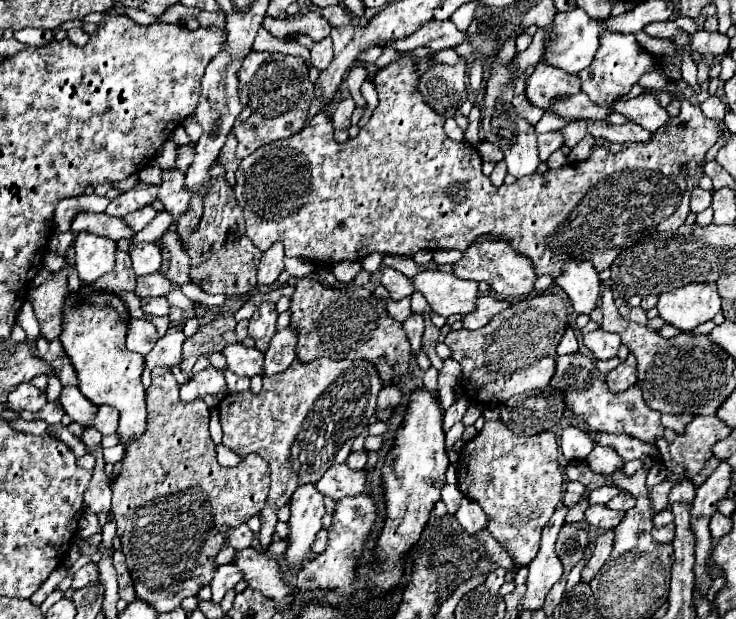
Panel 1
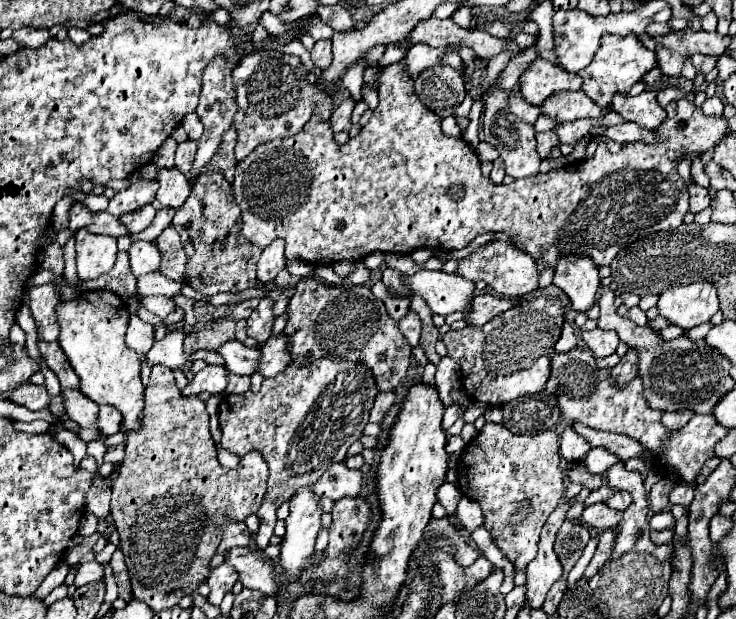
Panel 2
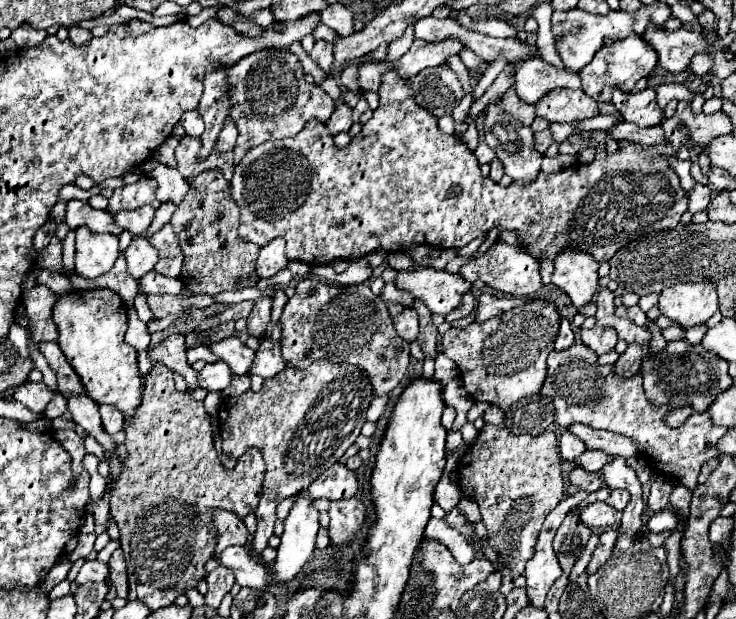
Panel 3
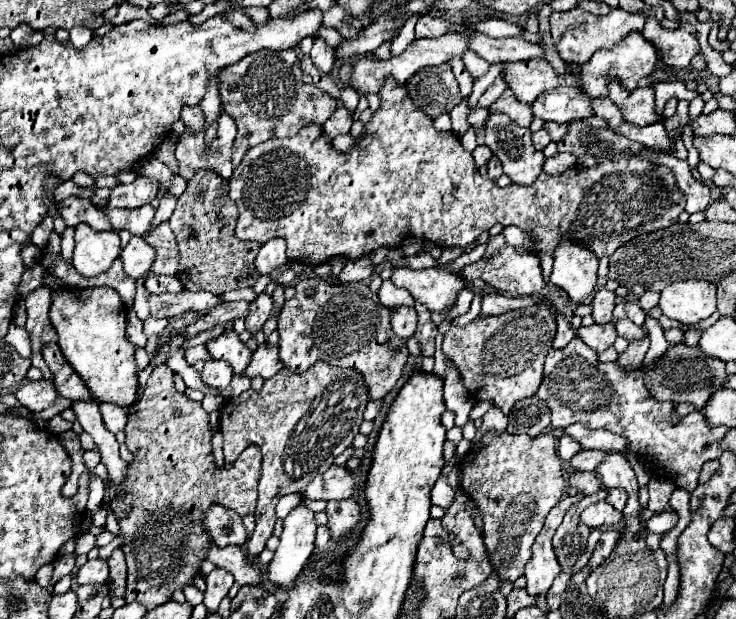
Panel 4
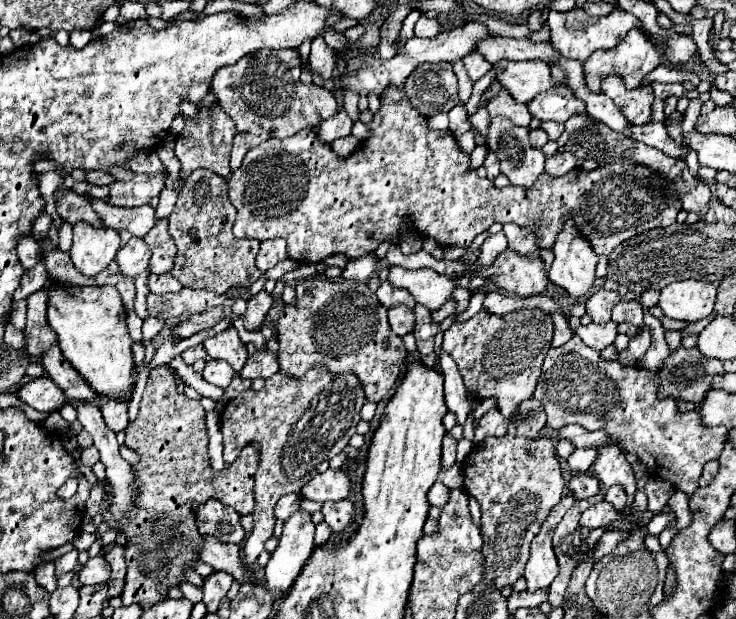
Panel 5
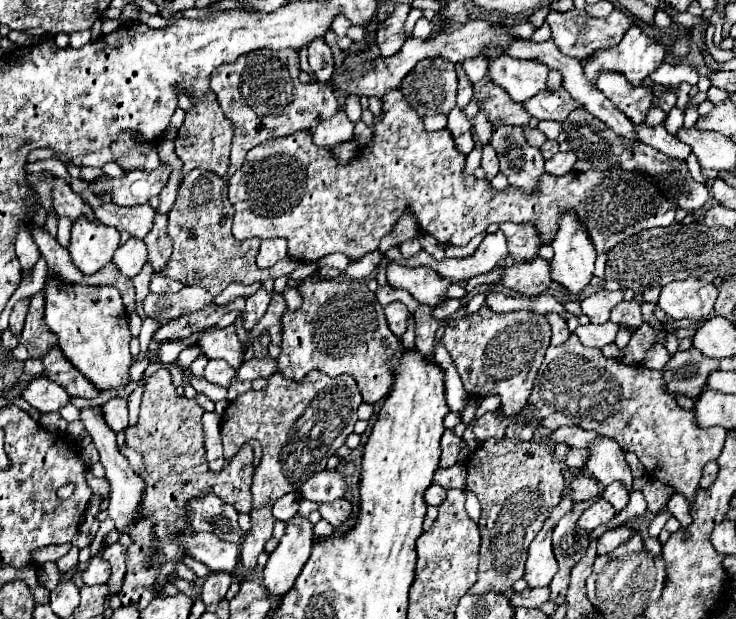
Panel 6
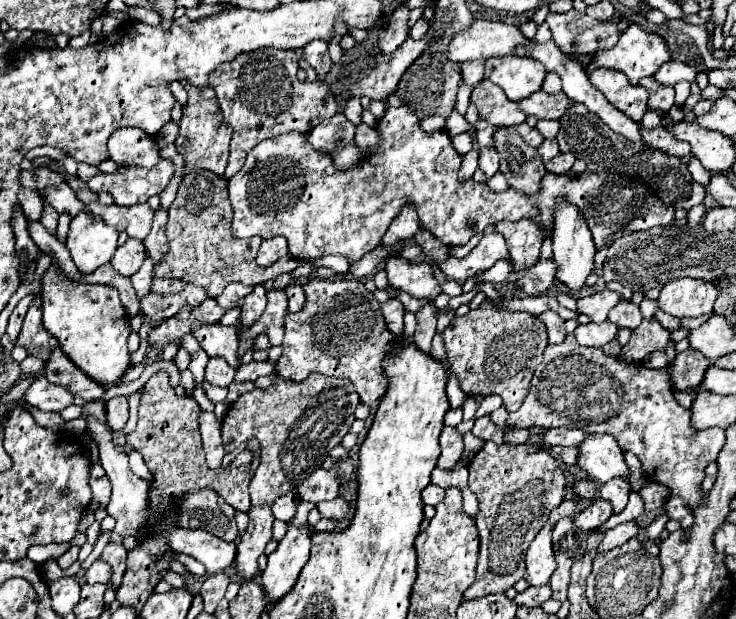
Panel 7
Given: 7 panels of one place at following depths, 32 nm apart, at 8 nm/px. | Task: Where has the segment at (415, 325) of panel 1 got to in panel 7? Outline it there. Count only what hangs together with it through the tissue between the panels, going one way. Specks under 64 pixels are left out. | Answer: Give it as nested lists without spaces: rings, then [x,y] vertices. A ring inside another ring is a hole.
[[[388,300],[388,302],[382,304],[382,312],[384,312],[384,320],[386,320],[388,330],[394,336],[402,336],[402,332],[404,332],[404,312],[406,312],[402,302],[400,300]]]

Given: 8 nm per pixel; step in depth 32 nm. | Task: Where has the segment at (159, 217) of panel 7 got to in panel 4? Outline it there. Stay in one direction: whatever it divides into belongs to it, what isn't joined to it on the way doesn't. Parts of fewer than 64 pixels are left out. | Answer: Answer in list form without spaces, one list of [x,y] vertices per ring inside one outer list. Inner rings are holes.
[[[160,224],[154,232],[146,234],[148,244],[156,250],[156,260],[152,264],[152,270],[156,274],[170,274],[176,276],[178,272],[178,244],[170,230],[170,224]]]

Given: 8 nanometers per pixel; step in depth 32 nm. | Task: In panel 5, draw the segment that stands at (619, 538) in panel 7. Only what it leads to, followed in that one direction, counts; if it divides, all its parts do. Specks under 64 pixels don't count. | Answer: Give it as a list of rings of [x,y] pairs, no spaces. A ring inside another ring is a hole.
[[[606,530],[606,532],[602,534],[602,538],[598,540],[596,548],[594,548],[594,560],[598,562],[602,556],[610,554],[610,552],[616,548],[616,544],[622,542],[626,536],[628,536],[628,534],[626,534],[624,530]]]

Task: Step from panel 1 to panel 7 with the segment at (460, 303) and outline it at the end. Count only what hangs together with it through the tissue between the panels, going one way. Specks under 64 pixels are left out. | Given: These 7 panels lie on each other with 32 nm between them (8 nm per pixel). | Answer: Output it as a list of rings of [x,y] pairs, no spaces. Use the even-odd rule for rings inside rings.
[[[388,258],[386,274],[392,288],[404,290],[414,298],[432,302],[438,294],[442,294],[442,286],[428,264],[410,264],[406,258]]]

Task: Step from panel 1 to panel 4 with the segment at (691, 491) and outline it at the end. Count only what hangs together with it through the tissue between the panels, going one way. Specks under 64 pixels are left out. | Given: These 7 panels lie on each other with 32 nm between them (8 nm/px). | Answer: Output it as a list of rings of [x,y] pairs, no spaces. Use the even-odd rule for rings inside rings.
[[[676,488],[674,492],[672,492],[672,496],[670,496],[670,506],[672,506],[672,510],[678,514],[678,524],[676,524],[676,528],[674,530],[684,530],[686,526],[688,526],[688,522],[690,522],[690,494],[688,492],[684,492],[682,488]]]

